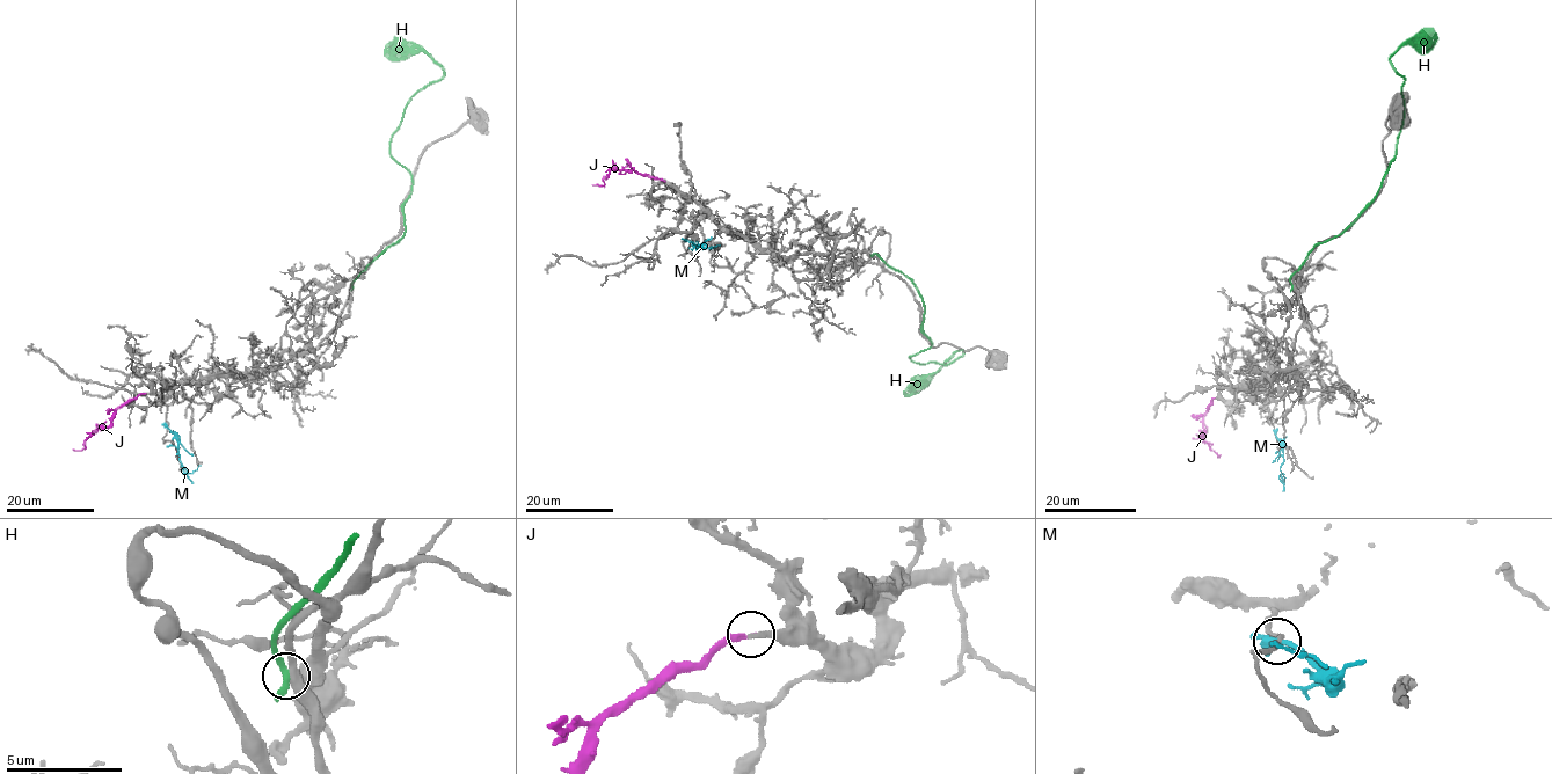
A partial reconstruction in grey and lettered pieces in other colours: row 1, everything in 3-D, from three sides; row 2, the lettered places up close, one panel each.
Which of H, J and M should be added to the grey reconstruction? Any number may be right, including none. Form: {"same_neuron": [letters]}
{"same_neuron": ["J"]}

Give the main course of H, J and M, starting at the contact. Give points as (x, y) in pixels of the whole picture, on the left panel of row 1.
H: (351, 285), (403, 235), (413, 176), (391, 153), (391, 139), (414, 95), (443, 75), (422, 51), (385, 49)
J: (144, 393), (129, 399), (116, 410), (109, 425), (99, 426), (84, 443), (85, 447), (73, 448)
M: (167, 426), (175, 436), (187, 472), (191, 473), (201, 466)

